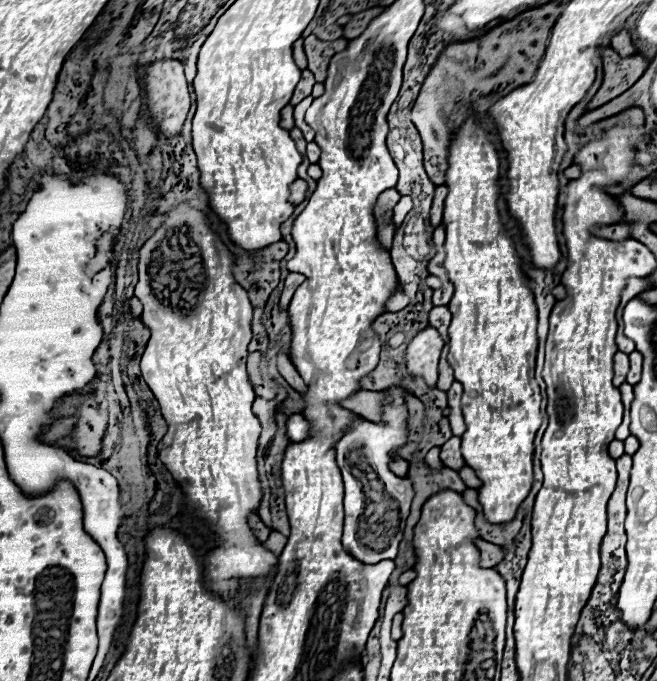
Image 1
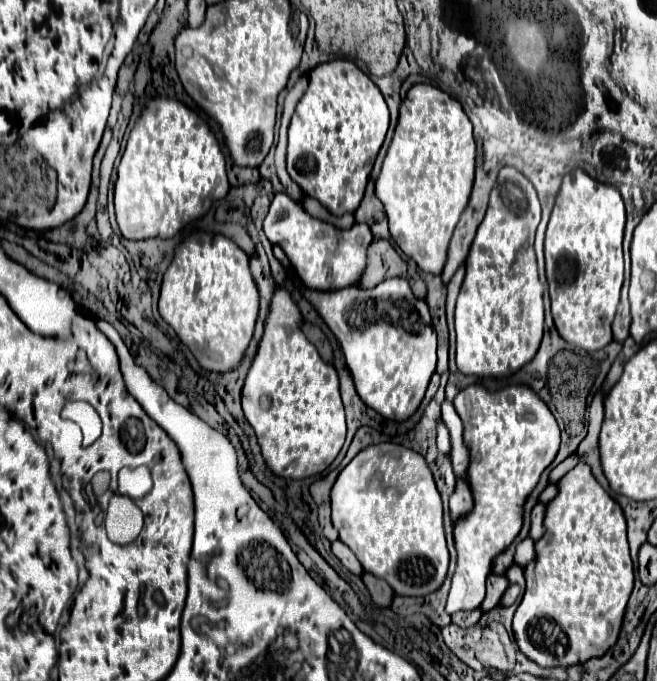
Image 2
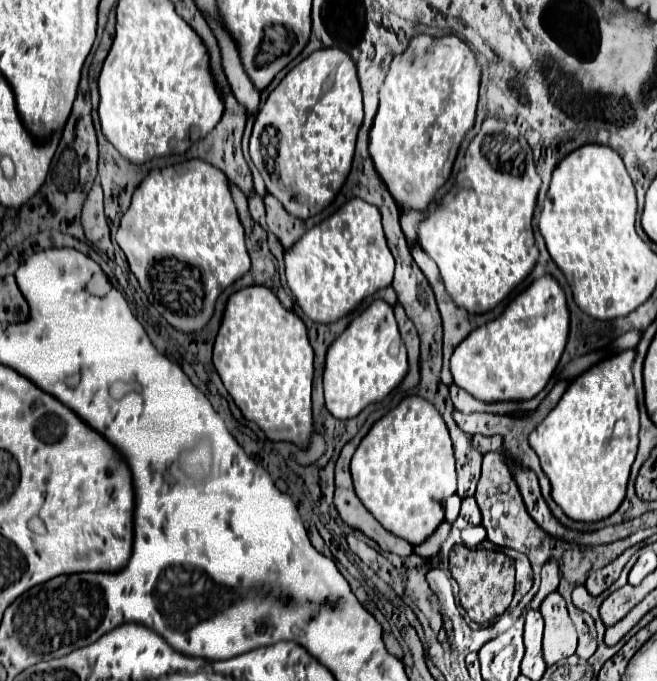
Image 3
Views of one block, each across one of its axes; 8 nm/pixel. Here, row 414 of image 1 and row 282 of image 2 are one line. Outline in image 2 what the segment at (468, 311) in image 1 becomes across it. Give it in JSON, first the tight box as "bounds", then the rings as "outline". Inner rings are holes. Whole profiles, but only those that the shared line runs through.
{"bounds":[456,166,544,378],"outline":[[[512,166],[500,170],[490,202],[466,258],[466,278],[456,302],[456,366],[462,374],[508,378],[528,364],[542,338],[544,308],[534,236],[540,202],[532,182]]]}

